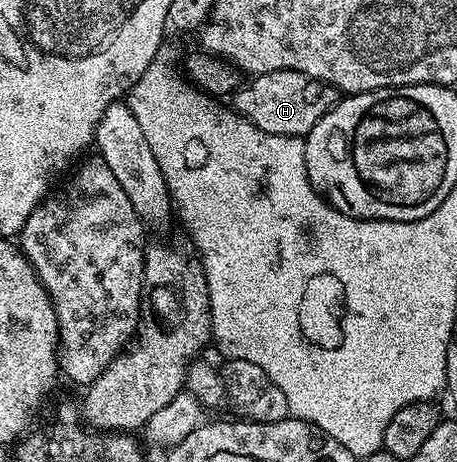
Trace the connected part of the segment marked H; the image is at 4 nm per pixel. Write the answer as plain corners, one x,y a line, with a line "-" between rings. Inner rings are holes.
291,70
262,72
250,80
253,80
250,84
248,81
232,93
233,108
238,117
249,120
267,134
304,138
313,129
315,122
319,122
323,114
327,114
337,105
339,99
337,89
329,84

